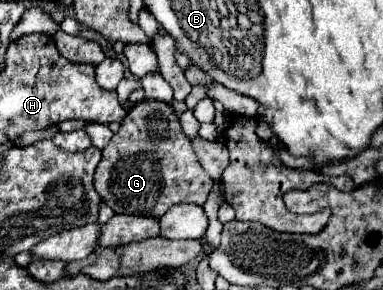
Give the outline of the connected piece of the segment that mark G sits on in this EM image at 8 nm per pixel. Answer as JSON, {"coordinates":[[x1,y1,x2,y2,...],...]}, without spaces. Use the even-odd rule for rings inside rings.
{"coordinates":[[150,99,136,103,128,111,128,115,120,125,120,131,102,149,102,159,94,173,94,189,100,193,106,205,114,209,114,213,148,215,148,217,162,217,176,203,204,205,212,189,212,183,214,183,212,177,206,175,204,167,200,167,200,161,196,159,196,153,192,151,190,139,182,133,174,109,164,101,150,101]]}

